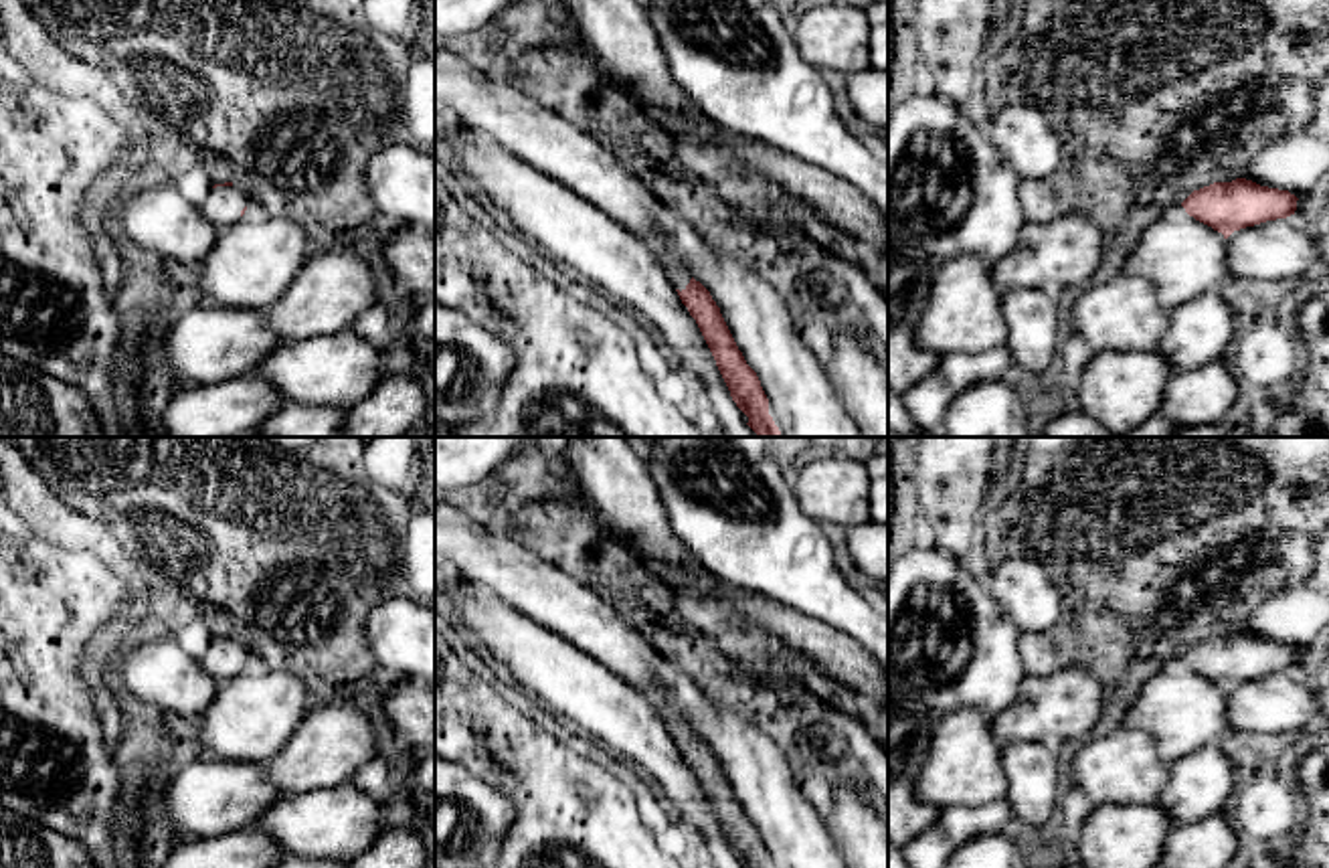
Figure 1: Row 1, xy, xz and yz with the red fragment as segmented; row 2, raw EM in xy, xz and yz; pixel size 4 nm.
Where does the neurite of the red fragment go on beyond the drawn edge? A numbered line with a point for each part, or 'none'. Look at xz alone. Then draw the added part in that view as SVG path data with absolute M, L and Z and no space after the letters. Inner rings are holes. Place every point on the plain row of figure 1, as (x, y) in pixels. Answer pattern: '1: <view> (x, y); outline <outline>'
1: xz (516, 575); outline M435 502L435 562L488 589L506 605L601 662L653 702L676 743L686 743L692 726L668 702L659 654L591 587L510 536L496 534L441 502Z

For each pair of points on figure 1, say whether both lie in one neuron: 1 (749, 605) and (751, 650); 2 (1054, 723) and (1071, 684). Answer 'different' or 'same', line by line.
1: different
2: same

